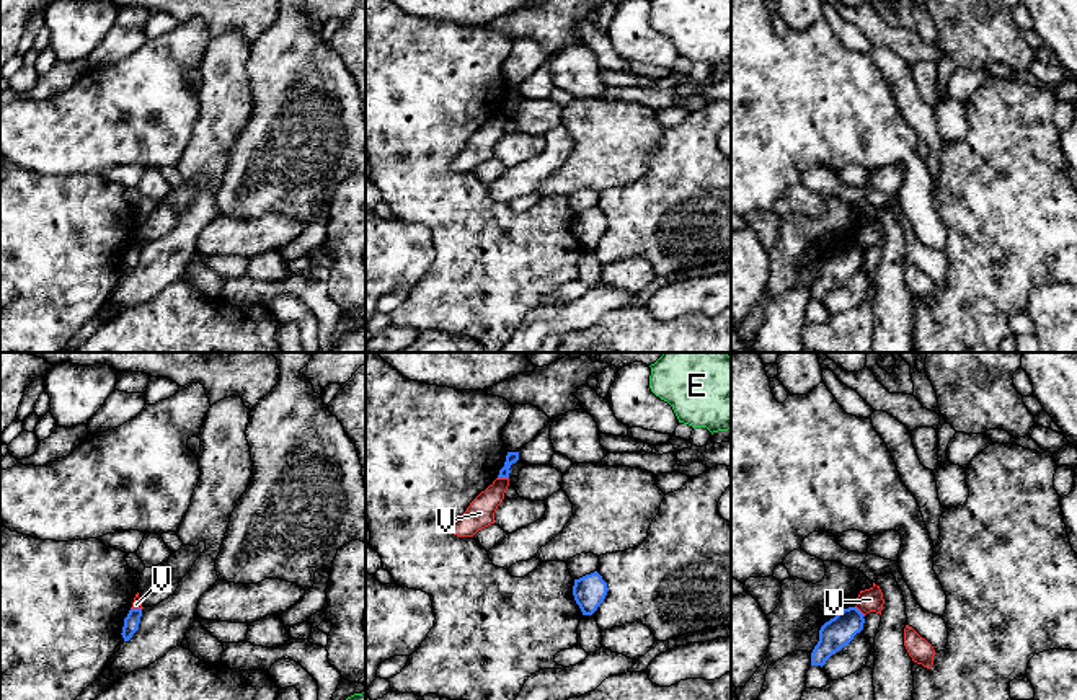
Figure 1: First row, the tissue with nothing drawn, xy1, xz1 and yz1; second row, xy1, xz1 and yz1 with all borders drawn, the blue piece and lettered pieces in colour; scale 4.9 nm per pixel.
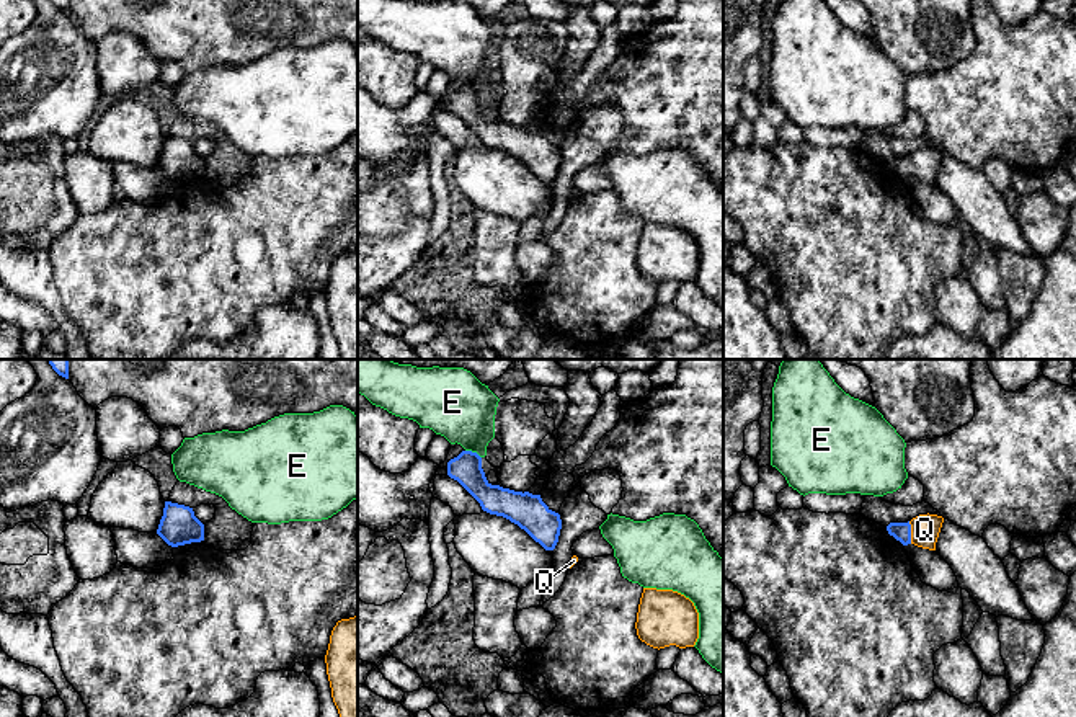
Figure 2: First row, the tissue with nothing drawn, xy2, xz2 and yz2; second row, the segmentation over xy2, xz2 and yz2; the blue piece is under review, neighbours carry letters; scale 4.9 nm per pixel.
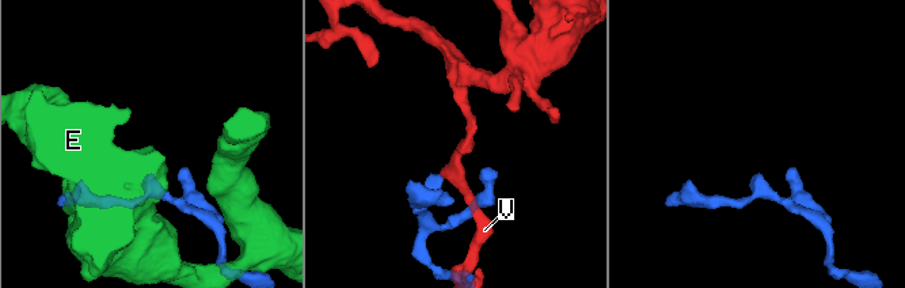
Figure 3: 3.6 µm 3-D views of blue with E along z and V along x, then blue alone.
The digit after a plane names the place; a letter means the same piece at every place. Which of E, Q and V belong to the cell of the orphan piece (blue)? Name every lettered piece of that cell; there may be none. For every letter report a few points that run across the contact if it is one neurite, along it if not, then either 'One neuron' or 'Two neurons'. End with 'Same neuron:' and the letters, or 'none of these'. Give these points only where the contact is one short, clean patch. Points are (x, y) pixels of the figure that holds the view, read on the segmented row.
E: Line: xz2 (466, 449), (474, 451), (480, 458). Two neurons
Q: Line: yz2 (902, 531), (910, 533), (924, 529). One neuron
V: Line: xz1 (498, 477), (508, 478). Two neurons
Same neuron: Q

